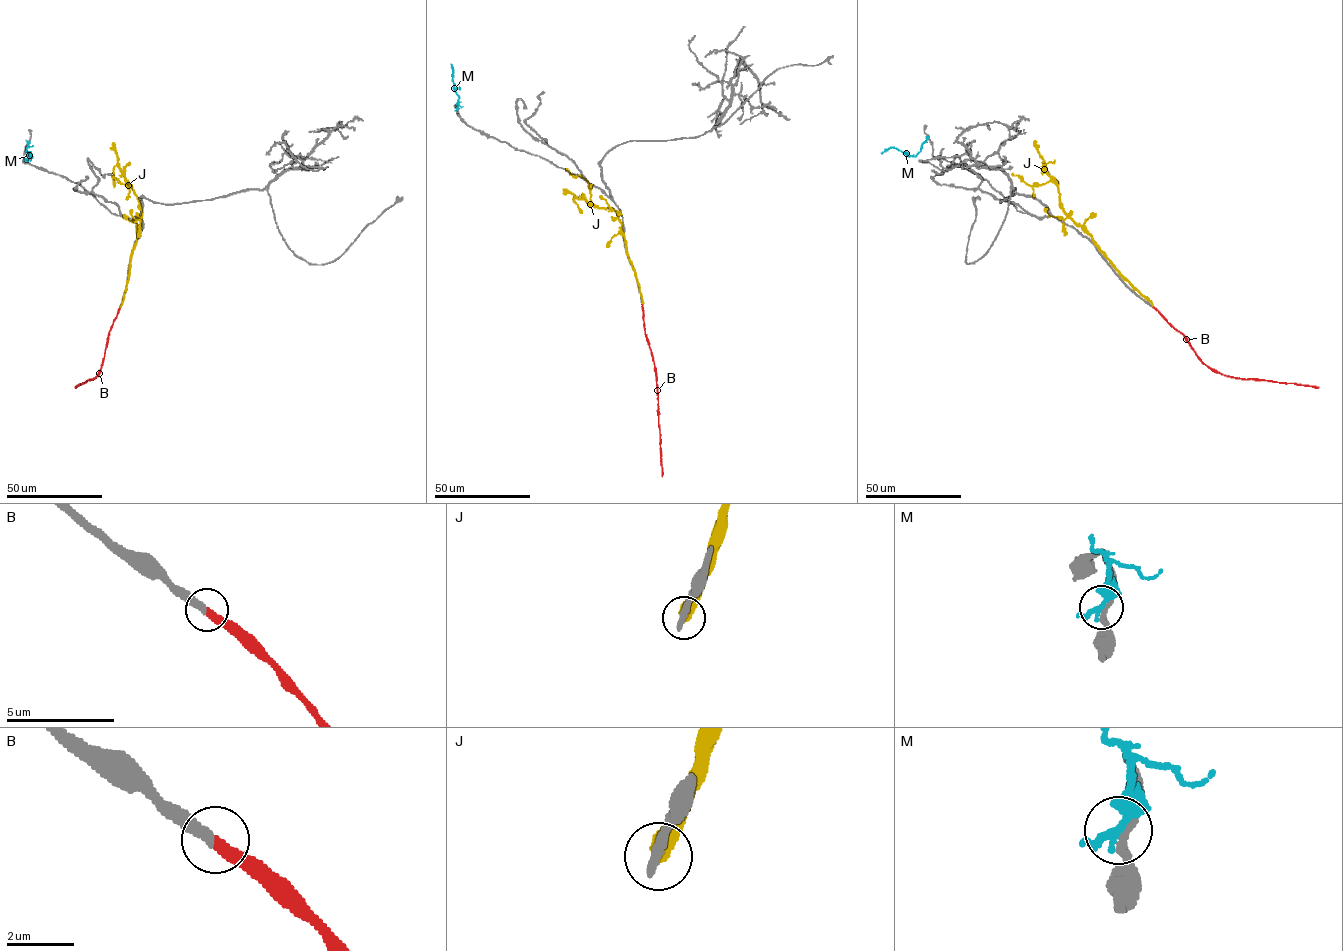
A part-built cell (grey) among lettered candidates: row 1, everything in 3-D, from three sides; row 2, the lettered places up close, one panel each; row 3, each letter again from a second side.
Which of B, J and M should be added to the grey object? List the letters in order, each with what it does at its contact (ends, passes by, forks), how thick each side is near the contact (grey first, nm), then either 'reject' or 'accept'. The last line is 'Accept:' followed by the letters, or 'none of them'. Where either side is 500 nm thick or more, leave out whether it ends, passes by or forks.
B: it ends there; 320 nm thick on the grey side, 320 nm on the other; accept
J: it ends there; 360 nm thick on the grey side, 440 nm on the other; reject
M: it passes by; 200 nm thick on the grey side, 340 nm on the other; reject
Accept: B

